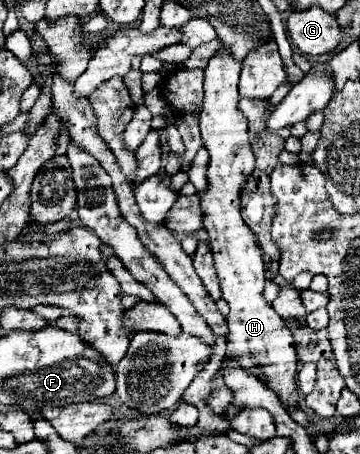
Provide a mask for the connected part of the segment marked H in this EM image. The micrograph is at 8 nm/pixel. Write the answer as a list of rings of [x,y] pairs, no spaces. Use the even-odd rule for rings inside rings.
[[[221,44],[219,52],[209,60],[205,68],[205,98],[199,116],[199,128],[203,136],[203,146],[209,152],[207,180],[209,188],[201,192],[201,208],[205,214],[205,230],[209,234],[209,246],[215,258],[217,276],[221,282],[221,298],[229,304],[231,312],[227,316],[227,356],[237,358],[241,368],[247,368],[255,376],[265,376],[267,386],[277,392],[283,406],[297,404],[297,354],[295,340],[285,326],[285,320],[263,300],[265,266],[261,258],[261,248],[255,242],[253,232],[241,218],[241,188],[255,168],[255,156],[247,138],[247,118],[239,112],[239,72],[241,64],[235,62],[227,48]]]

